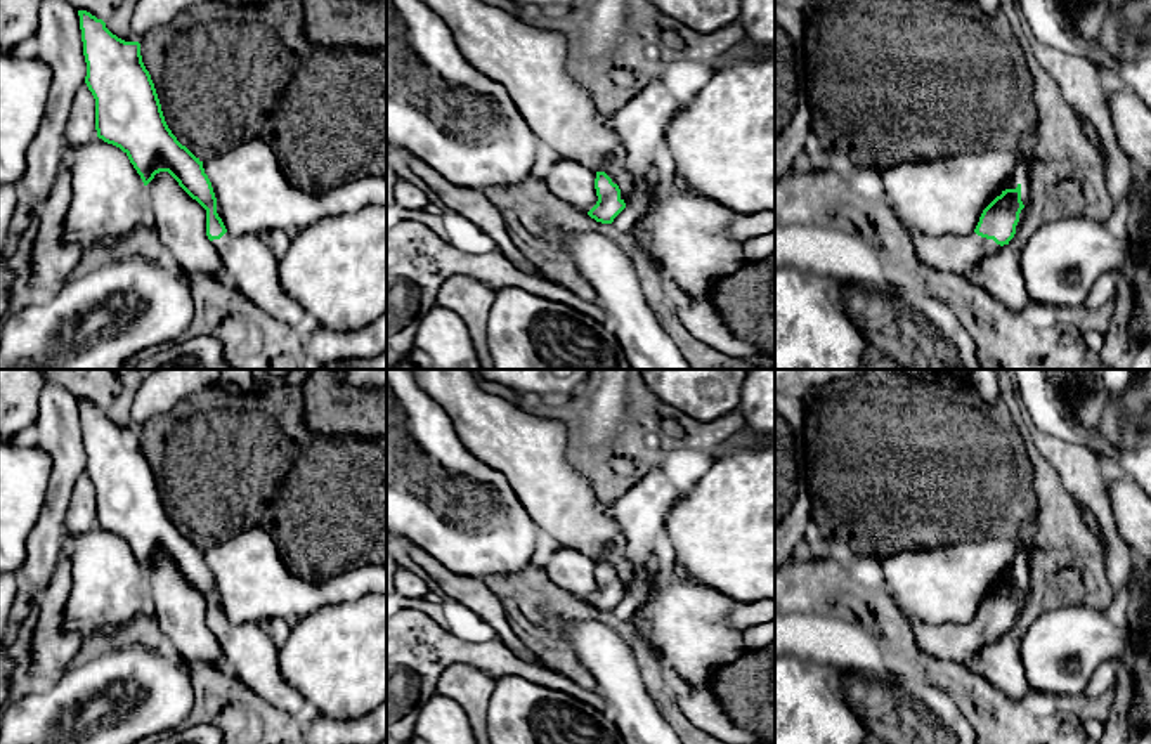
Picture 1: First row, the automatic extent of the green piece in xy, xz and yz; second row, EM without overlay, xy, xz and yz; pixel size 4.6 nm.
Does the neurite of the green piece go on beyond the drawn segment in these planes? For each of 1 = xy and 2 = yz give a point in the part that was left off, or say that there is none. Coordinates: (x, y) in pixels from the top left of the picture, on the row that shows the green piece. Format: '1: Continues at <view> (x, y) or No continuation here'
1: Continues at xy (250, 266)
2: Continues at yz (961, 255)

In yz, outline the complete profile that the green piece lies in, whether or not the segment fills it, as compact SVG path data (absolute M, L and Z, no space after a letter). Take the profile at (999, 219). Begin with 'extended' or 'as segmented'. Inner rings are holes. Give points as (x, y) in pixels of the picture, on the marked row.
extended; M1021 184L1005 189L981 213L976 229L967 236L927 238L910 231L910 241L919 260L933 269L974 277L981 260L997 253L1016 234L1021 201Z

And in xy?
extended; M78 10L87 62L85 83L95 99L97 137L120 147L147 186L156 173L168 172L179 186L206 210L206 236L215 246L227 281L253 305L274 319L295 326L305 310L283 290L279 281L279 260L270 251L265 236L231 236L217 213L217 198L203 161L196 158L168 128L161 104L140 55L139 42L125 42L113 35L102 19L87 10Z

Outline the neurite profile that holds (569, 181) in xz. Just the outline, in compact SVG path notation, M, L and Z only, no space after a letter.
M562 160L544 177L546 189L558 199L588 213L598 201L595 189L596 172L576 160Z

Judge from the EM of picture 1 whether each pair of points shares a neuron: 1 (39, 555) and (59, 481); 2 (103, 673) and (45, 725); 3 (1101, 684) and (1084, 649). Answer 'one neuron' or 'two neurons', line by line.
1: one neuron
2: one neuron
3: two neurons

